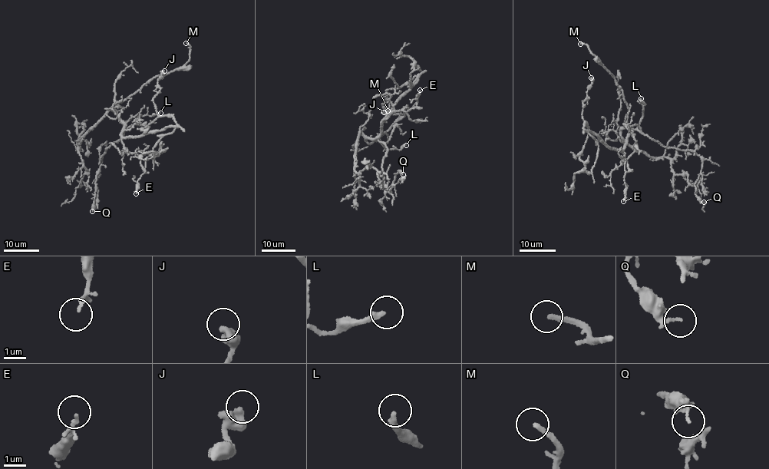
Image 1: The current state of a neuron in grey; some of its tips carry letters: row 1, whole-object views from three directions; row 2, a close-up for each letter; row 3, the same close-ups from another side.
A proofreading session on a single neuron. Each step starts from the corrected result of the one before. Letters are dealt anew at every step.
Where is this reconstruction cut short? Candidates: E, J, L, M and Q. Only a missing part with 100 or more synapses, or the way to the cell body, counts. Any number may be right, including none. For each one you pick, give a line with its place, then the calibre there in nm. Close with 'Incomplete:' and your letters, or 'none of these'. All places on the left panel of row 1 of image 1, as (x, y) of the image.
M: Place: (186, 43). Thickness 200 nm
Incomplete: M

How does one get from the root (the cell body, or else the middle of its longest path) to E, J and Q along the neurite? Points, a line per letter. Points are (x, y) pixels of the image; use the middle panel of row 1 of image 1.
E: (381, 128), (382, 121), (395, 110), (409, 110), (416, 106), (420, 90)
J: (381, 128), (388, 111), (417, 76), (398, 87), (387, 89), (381, 104), (384, 112)
Q: (381, 128), (378, 140), (387, 149), (382, 164), (384, 186), (391, 190), (398, 170), (403, 174)

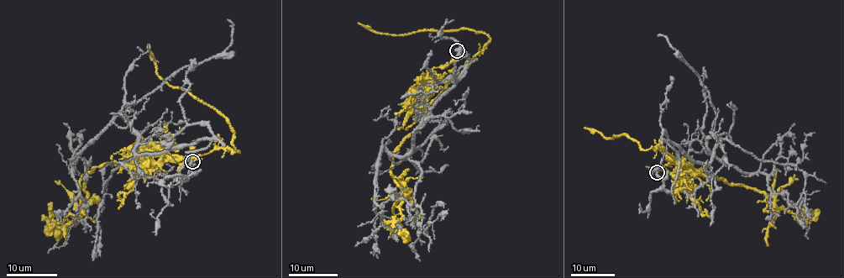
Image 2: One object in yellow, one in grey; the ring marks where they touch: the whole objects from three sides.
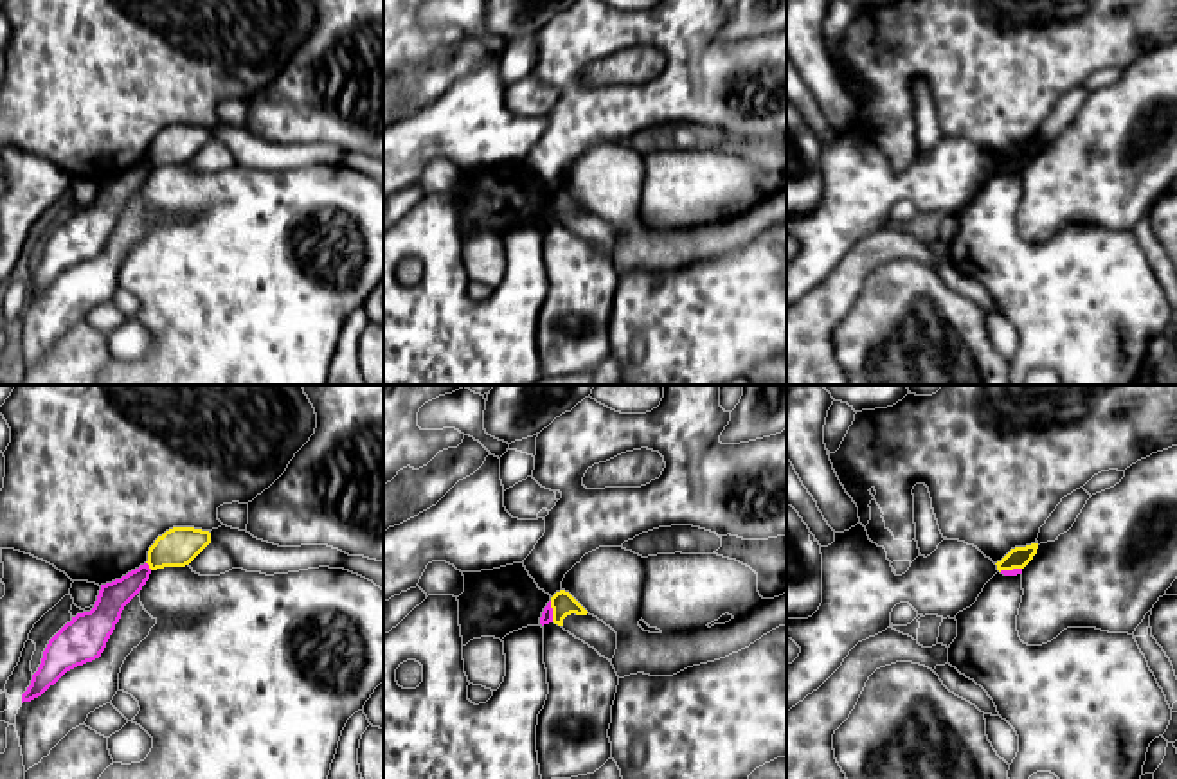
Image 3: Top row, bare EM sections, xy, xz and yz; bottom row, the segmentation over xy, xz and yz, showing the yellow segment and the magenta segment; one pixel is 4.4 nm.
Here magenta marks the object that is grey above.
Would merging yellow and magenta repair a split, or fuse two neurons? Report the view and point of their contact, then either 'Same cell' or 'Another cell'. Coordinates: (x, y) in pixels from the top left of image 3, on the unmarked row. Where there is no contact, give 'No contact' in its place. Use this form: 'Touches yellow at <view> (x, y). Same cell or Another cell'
Touches yellow at xz (553, 209). Another cell

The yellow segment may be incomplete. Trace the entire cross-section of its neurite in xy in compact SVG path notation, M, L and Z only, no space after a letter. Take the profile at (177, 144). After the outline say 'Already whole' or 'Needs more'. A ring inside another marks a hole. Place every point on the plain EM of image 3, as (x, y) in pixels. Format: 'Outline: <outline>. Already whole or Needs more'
Outline: M173 124L155 137L148 148L151 167L189 162L207 142L211 130L194 124Z. Already whole

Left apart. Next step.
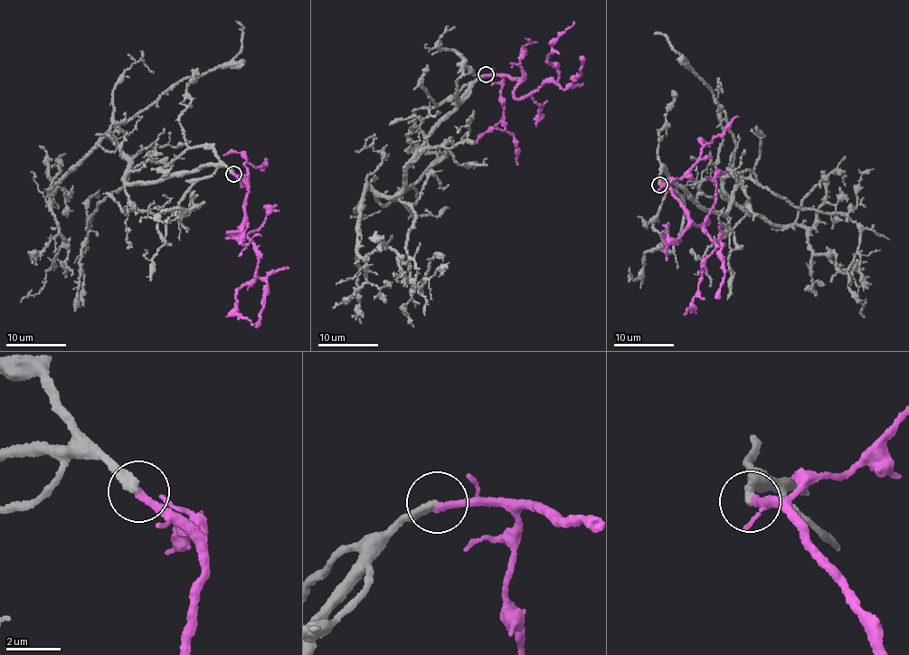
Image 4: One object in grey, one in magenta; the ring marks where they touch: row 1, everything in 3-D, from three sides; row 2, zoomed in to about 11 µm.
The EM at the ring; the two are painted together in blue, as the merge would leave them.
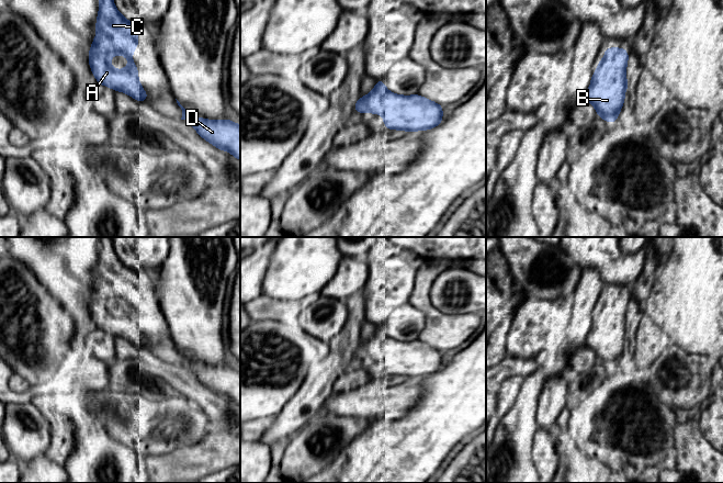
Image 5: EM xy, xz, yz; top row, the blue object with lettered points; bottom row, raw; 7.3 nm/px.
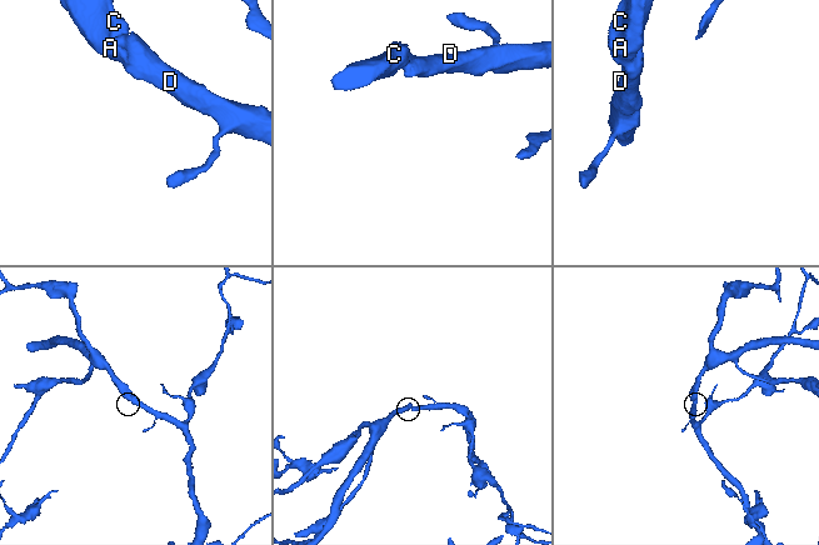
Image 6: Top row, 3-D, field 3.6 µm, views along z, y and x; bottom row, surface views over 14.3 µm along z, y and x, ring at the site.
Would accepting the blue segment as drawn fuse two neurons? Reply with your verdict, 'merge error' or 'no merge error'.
no merge error

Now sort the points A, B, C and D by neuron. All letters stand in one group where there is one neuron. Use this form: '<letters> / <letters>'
A B C D

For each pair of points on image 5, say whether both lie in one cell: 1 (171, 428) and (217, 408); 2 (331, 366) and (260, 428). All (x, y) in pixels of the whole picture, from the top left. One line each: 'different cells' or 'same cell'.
1: different cells
2: same cell

